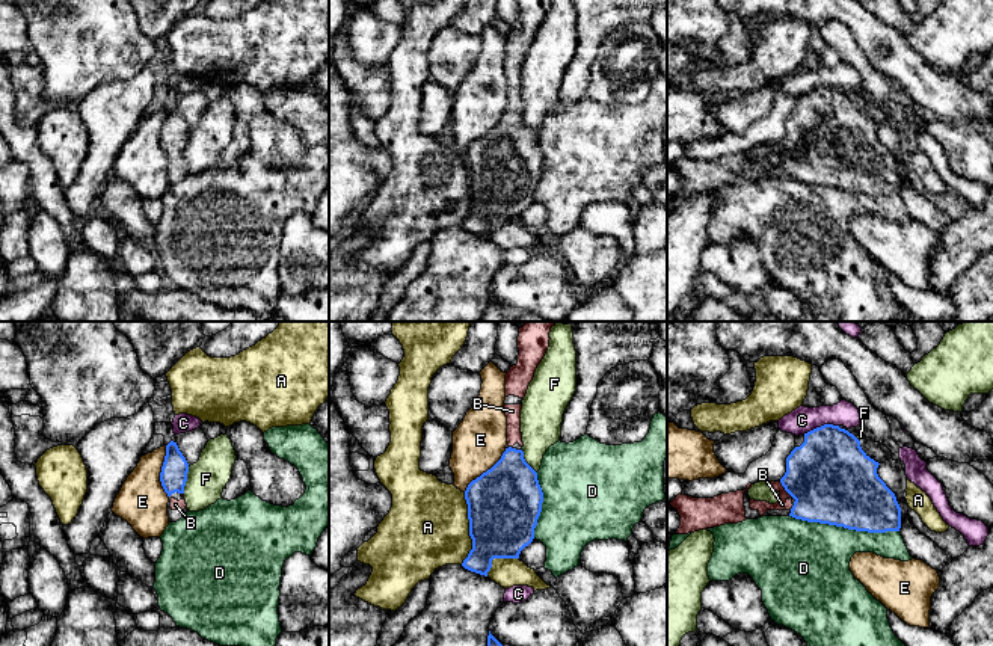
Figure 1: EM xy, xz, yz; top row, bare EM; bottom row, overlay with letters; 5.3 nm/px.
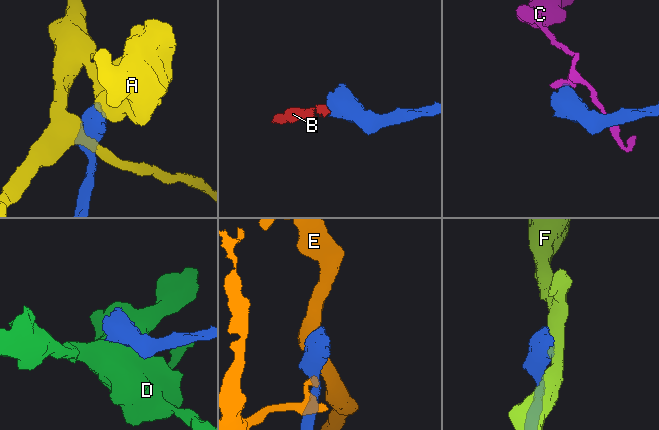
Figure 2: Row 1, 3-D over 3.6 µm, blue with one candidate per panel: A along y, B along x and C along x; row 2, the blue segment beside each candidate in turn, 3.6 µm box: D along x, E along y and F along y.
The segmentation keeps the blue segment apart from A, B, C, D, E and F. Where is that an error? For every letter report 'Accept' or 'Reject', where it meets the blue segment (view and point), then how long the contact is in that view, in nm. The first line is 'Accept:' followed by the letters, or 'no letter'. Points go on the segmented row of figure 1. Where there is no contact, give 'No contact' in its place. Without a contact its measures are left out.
Accept: B
A: Reject. Touches blue at xz (470, 529). Shared border 380 nm
B: Accept. Touches blue at yz (785, 489). Shared border 120 nm
C: Reject. Touches blue at yz (821, 426). Shared border 200 nm
D: Reject. Touches blue at yz (844, 527). Shared border 600 nm
E: Reject. Touches blue at xy (162, 471). Shared border 280 nm
F: Reject. Touches blue at xy (186, 480). Shared border 160 nm

